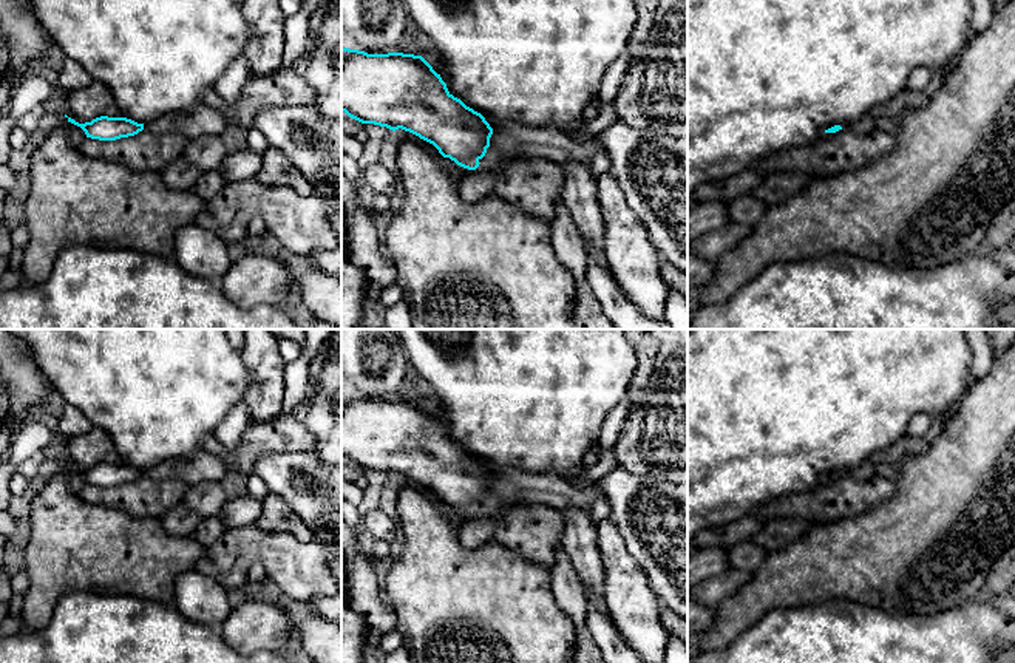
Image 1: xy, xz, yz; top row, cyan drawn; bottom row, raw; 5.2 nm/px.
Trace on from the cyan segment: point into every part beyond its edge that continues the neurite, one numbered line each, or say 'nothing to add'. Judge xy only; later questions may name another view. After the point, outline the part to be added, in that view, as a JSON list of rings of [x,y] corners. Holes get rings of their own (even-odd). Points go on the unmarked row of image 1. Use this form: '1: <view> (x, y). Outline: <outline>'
1: xy (285, 433). Outline: [[[295,414],[277,416],[267,423],[250,422],[243,434],[243,444],[235,451],[229,451],[226,459],[219,459],[202,450],[192,457],[165,461],[144,476],[153,479],[181,479],[190,485],[204,481],[221,481],[229,473],[252,474],[255,462],[266,454],[311,451],[315,437],[311,434]]]

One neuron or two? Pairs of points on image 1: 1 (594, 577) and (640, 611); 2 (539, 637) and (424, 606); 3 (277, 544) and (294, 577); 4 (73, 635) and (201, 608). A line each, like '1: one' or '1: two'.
1: two
2: one
3: one
4: two

